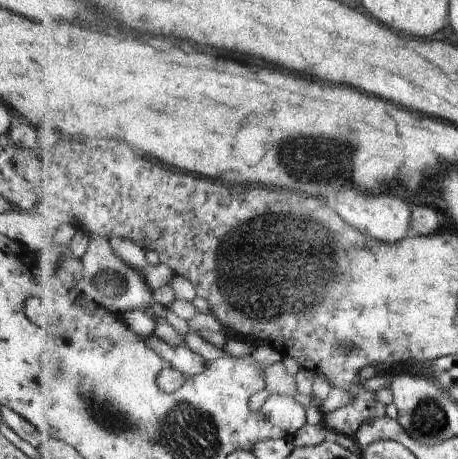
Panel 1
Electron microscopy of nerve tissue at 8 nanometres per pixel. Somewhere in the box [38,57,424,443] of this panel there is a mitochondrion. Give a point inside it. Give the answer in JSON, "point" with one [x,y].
{"point":[238,269]}

